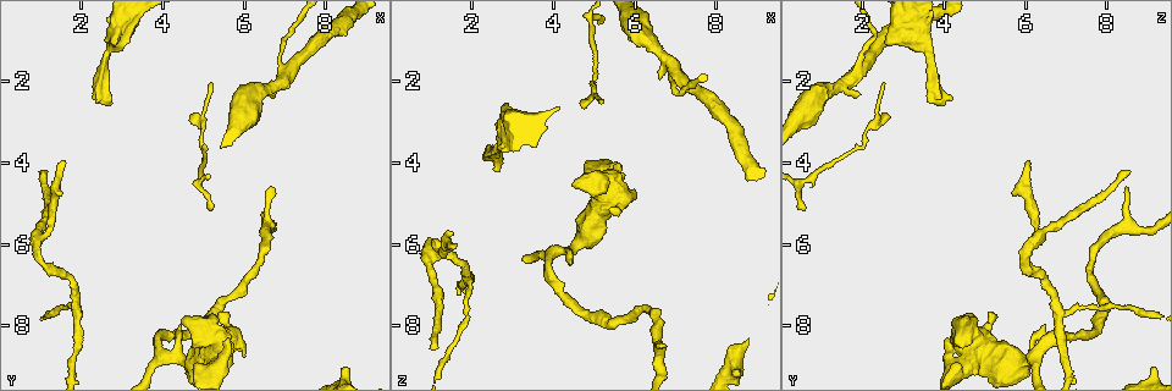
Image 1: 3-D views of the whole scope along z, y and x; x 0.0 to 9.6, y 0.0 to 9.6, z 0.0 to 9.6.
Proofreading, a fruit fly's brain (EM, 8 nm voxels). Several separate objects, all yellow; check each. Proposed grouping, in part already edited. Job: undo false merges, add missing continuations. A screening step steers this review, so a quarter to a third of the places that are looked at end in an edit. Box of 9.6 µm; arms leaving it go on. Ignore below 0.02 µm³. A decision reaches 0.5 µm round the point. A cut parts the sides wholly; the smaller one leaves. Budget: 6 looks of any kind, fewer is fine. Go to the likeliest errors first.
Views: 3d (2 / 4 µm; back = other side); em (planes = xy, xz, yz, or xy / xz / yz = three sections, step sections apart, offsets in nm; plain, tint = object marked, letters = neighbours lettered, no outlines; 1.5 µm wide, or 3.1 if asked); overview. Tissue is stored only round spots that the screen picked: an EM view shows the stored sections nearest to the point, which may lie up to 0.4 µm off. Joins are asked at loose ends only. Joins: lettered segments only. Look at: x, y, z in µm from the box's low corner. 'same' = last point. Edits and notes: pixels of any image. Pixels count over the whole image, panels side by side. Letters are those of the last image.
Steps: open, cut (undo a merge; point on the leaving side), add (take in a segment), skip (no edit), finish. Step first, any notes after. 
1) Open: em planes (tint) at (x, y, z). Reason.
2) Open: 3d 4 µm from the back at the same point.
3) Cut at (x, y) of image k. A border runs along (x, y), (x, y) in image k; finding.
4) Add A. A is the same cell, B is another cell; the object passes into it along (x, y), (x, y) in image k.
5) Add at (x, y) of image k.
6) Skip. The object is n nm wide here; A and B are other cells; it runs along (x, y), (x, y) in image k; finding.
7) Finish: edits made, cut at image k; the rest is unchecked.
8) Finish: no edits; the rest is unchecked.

Open: em xz step 8 (tint) at (1.10, 4.15, 8.55). Thin end.

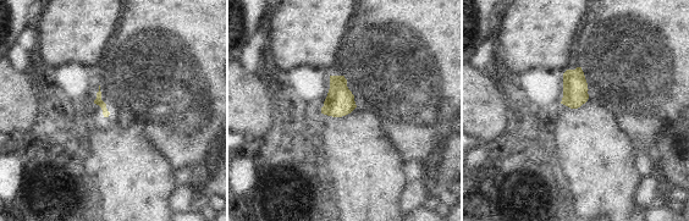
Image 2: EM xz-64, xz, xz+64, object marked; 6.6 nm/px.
Open: em planes (tint) at the same point. Another direction.

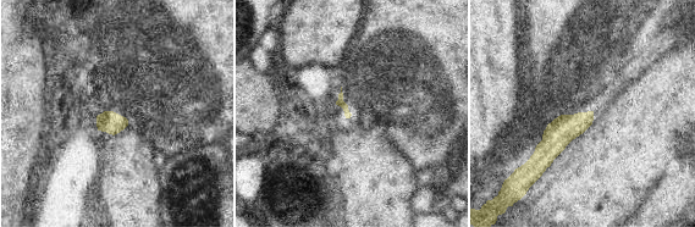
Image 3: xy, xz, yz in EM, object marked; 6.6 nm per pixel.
Open: em planes (letters) at the same point.

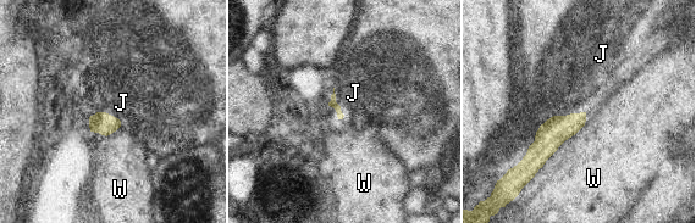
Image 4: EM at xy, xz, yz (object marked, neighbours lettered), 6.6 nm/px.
Skip. J and W are other cells; a border runs along (333, 88), (336, 102), (343, 118) in image 4; none of them fits.

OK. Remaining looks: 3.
Open: em planes (letters) at (5.40, 7.80, 5.30). An open end.

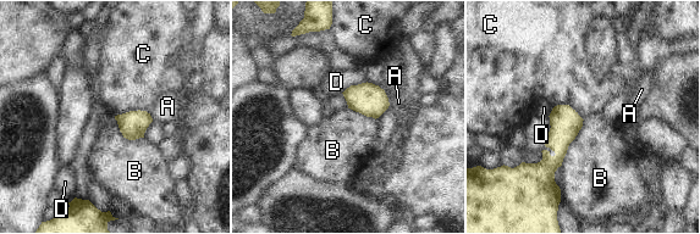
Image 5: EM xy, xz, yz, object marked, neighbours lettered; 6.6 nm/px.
Skip. The longest contact is with B, 360 nm; A, B, C and D are other cells; none of them fits.

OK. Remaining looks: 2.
Open: em xz step 4 (letters) at (6.70, 4.60, 8.50). Branch stops here.

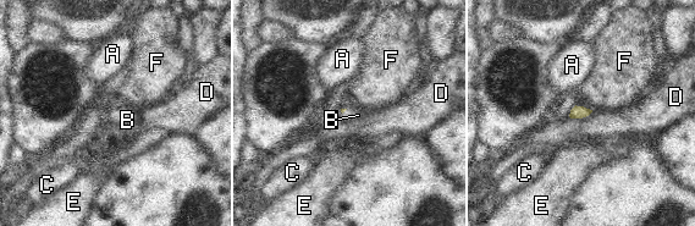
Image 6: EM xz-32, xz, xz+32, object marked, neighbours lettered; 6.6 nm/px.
Open: em planes (letters) at the same point.

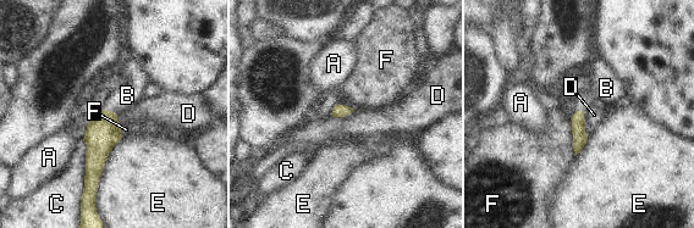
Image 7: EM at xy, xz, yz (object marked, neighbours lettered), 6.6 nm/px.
Add B. B is the same cell, A, C, D, E and F are other cells; the object passes into it along (104, 131), (111, 111), (127, 95) in image 7; the neuron continues.

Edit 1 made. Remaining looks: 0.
Finish: edits made, add at image 7; the rest is unchecked.

